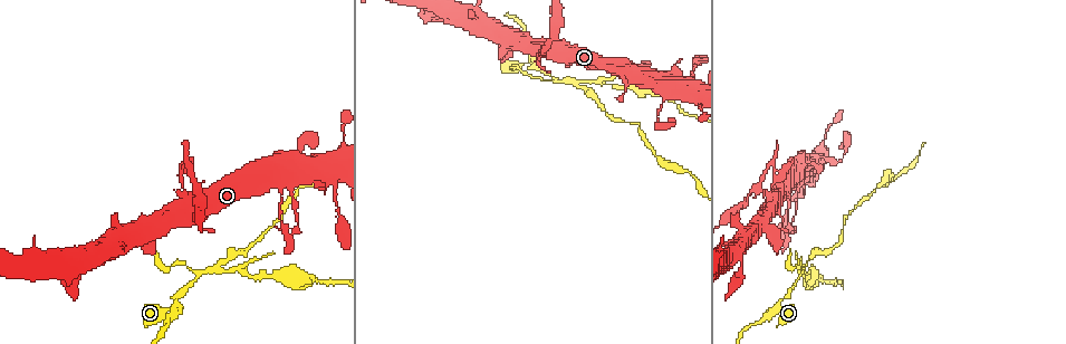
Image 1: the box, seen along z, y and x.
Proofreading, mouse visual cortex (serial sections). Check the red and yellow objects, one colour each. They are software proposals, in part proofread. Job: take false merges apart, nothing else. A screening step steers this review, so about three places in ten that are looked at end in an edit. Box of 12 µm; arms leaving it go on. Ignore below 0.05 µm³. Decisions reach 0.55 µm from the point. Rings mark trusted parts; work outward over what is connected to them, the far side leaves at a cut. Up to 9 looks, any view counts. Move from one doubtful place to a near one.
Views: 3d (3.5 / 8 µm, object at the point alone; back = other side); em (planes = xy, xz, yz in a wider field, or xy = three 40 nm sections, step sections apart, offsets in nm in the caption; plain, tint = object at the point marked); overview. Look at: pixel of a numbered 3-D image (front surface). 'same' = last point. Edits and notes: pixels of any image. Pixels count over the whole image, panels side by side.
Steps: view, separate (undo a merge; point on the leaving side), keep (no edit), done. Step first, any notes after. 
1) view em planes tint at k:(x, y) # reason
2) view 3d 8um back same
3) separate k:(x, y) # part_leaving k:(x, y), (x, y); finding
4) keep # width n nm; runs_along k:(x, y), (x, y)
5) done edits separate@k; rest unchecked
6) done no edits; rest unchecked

view 3d 8um at 1:(543, 48) # abrupt turn

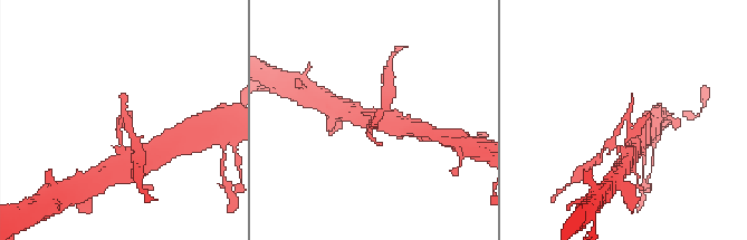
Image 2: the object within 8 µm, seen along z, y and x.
view 3d 3.5um at 2:(377, 122)

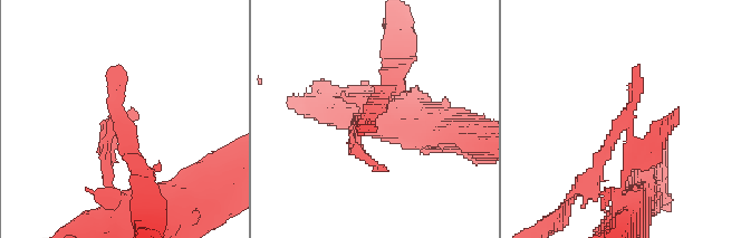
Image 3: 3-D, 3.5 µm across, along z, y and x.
view em xy step 5 tint at 3:(621, 122) # need the tissue

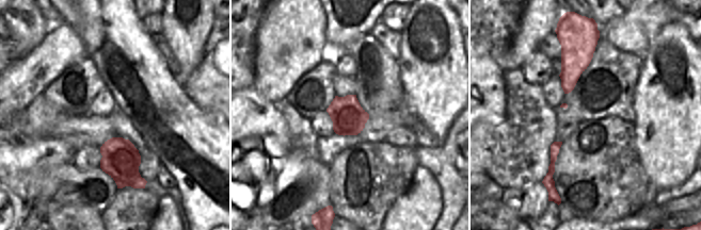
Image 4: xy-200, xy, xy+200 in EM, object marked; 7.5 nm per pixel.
separate 3:(133, 150) # part_leaving 3:(108, 133), (118, 122), (153, 191); two cells meet here

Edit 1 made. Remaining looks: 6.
view 3d 8um at 1:(531, 57) # abrupt turn

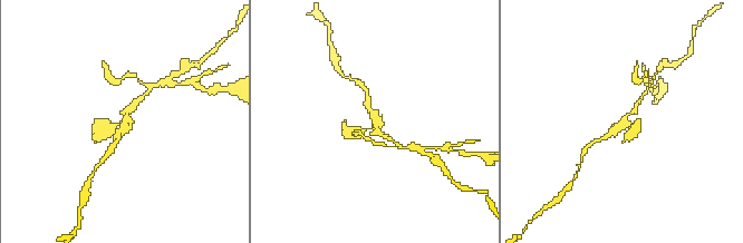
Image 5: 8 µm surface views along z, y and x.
view 3d 3.5um at 5:(376, 124) # closer look

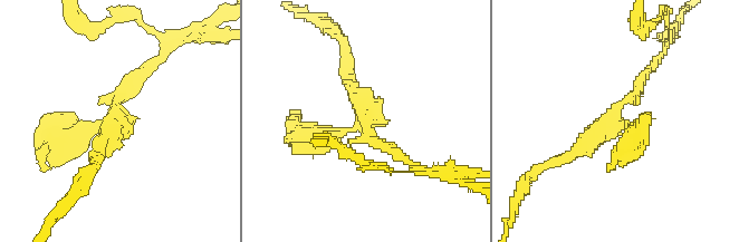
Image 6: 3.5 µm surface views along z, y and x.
keep # runs_along 6:(59, 139), (114, 125), (149, 67); all the same cell

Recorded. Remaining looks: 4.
view 3d 3.5um at 1:(567, 82) # three arms meet

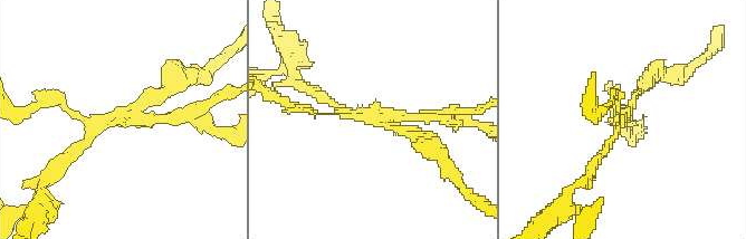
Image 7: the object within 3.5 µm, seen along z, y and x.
view em xy step 2 tint at 7:(127, 117) # need the tissue

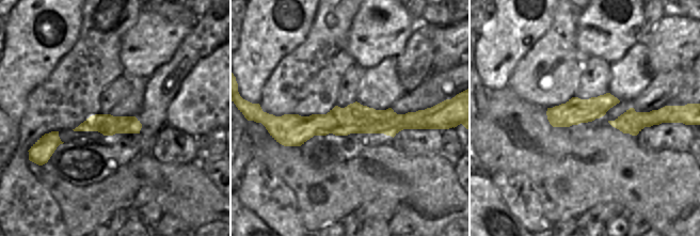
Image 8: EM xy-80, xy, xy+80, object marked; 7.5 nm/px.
separate 7:(183, 112) # width 220 nm; part_leaving 7:(121, 121), (197, 117), (228, 131); two cells meet here

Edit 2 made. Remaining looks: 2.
done edits separate@3, separate@7; rest unchecked

